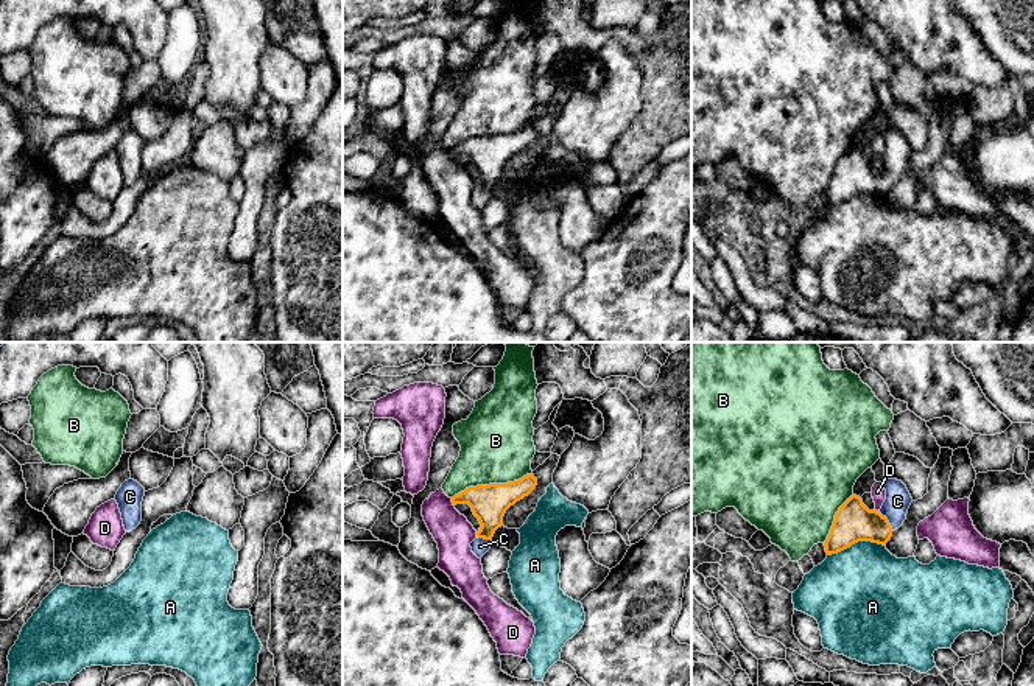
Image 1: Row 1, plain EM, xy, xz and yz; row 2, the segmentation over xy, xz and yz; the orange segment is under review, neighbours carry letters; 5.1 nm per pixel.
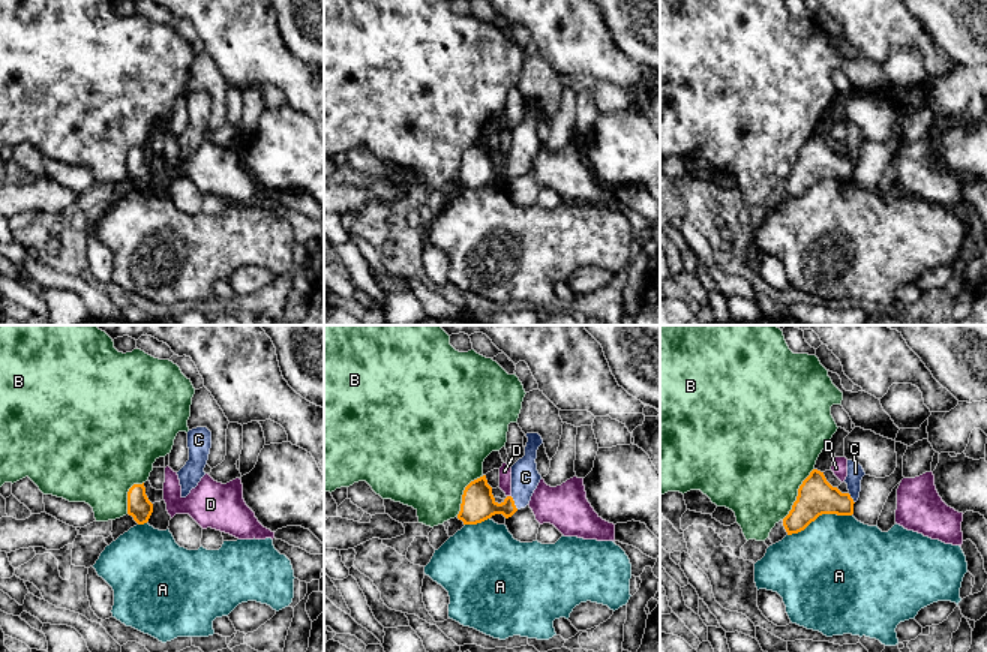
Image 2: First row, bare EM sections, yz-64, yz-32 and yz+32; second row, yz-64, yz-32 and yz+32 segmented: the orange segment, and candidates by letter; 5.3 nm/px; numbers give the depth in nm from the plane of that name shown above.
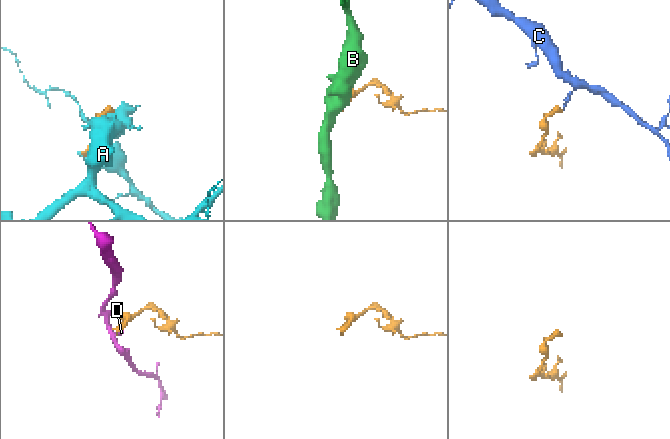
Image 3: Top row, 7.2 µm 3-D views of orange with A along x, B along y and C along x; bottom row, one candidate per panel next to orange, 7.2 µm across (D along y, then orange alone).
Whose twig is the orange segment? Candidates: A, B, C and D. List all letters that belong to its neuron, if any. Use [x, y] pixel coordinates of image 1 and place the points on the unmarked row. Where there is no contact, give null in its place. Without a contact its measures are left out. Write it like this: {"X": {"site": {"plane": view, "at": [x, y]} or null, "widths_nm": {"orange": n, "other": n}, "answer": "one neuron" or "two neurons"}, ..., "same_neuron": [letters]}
{"A": {"site": {"plane": "yz", "at": [857, 193]}, "widths_nm": {"orange": 200, "other": 460}, "answer": "two neurons"}, "B": {"site": {"plane": "xz", "at": [491, 136]}, "widths_nm": {"orange": 190, "other": 380}, "answer": "two neurons"}, "C": {"site": {"plane": "yz", "at": [888, 173]}, "widths_nm": {"orange": 200, "other": 130}, "answer": "one neuron"}, "D": {"site": {"plane": "xz", "at": [452, 153]}, "widths_nm": {"orange": 190, "other": 200}, "answer": "two neurons"}, "same_neuron": ["C"]}

